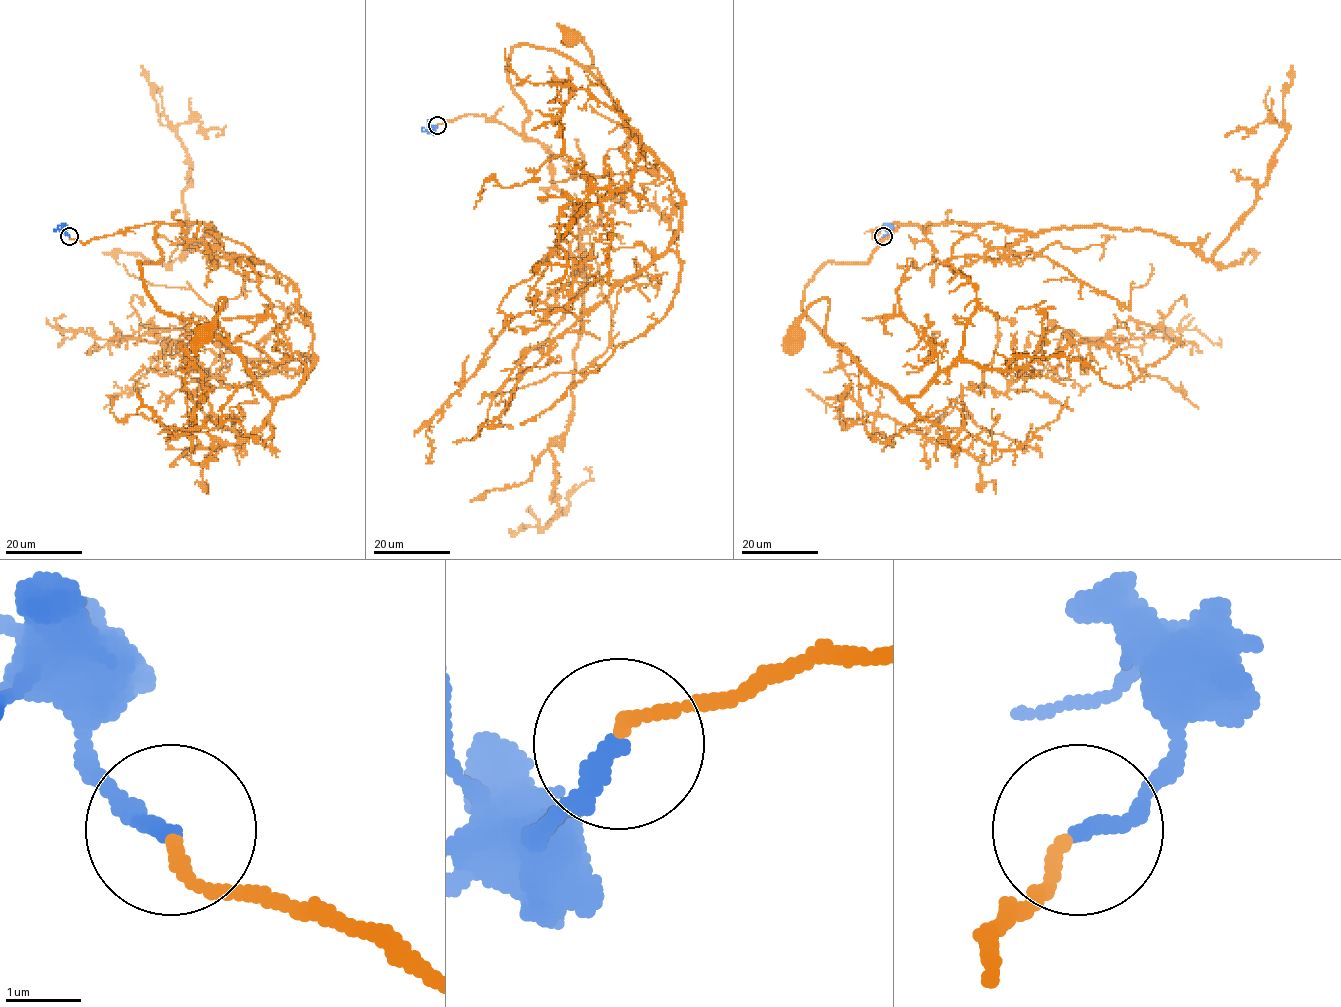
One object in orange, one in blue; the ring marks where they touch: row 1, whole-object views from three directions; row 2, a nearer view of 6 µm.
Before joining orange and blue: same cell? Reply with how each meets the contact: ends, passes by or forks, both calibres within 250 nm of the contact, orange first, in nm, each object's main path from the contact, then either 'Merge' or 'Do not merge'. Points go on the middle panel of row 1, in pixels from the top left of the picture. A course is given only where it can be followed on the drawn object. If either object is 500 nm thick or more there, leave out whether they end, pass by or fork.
At the ring orange ends. At the ring blue ends. Thickness 160 nm (orange) against 240 nm. Course of orange: (437, 125), (484, 115), (525, 139), (510, 52), (550, 49), (600, 80), (573, 38). Course of blue: (437, 125), (430, 131), (423, 131), (423, 127). Merge

